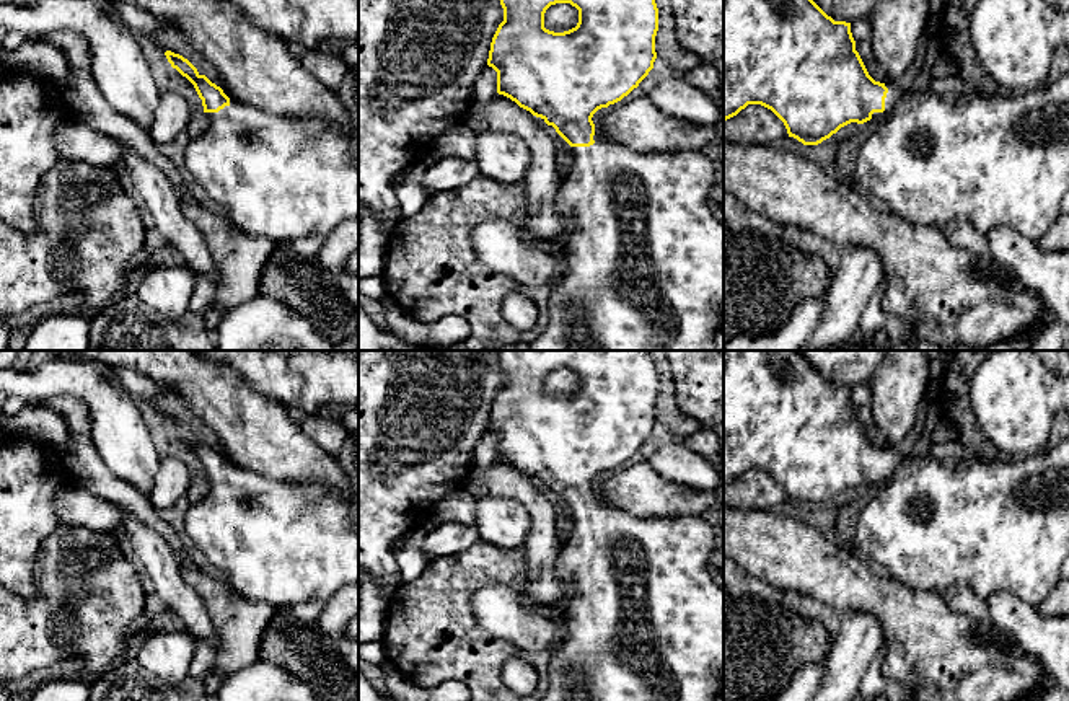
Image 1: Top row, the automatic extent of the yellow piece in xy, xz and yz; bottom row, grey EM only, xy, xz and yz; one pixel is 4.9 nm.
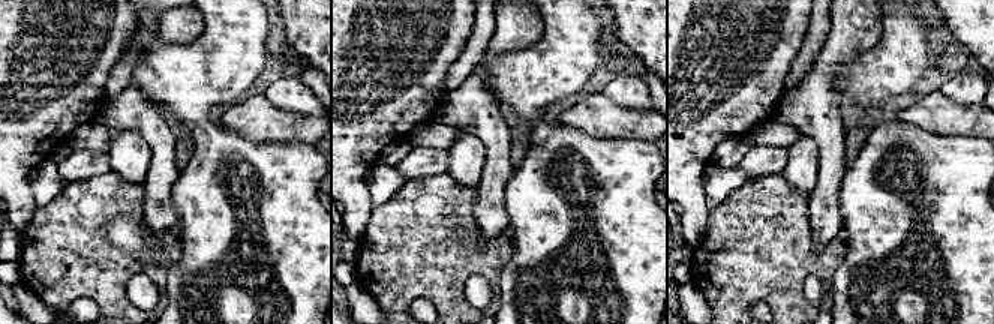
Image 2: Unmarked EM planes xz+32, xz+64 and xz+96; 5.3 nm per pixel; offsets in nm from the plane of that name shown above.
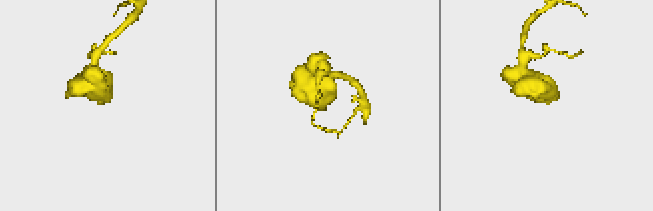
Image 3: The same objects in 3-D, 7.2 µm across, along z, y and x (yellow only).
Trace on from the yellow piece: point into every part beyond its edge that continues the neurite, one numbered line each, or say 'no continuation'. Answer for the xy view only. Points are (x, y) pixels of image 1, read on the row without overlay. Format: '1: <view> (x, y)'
1: xy (281, 543)

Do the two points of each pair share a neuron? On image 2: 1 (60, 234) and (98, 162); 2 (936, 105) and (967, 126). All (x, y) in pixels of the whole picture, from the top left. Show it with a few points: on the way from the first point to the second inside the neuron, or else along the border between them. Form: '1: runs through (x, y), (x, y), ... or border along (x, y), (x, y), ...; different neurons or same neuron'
1: border along (111, 170), (68, 183); different neurons
2: runs through (943, 113), (949, 119), (960, 120); same neuron

